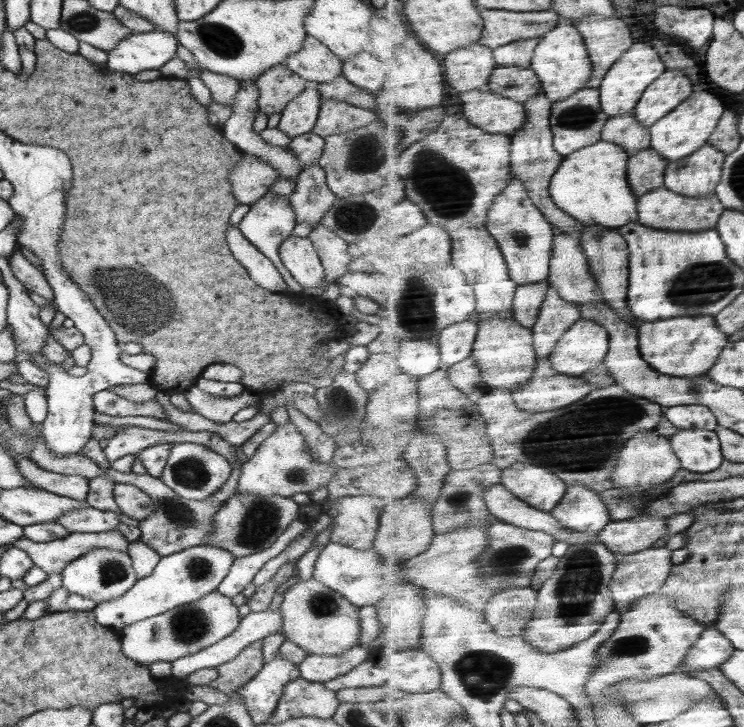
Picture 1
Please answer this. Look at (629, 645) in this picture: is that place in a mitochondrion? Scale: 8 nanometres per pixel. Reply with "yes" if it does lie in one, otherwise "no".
yes

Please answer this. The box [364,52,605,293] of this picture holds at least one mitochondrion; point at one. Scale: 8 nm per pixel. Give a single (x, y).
(434, 173)

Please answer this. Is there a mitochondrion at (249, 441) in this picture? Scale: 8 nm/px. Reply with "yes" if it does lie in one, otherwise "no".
no

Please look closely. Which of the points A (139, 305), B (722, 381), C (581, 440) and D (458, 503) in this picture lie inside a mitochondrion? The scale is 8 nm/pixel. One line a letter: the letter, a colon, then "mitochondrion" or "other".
A: mitochondrion
B: other
C: mitochondrion
D: mitochondrion

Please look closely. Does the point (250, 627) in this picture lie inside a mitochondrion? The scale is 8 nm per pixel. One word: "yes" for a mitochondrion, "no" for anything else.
no

